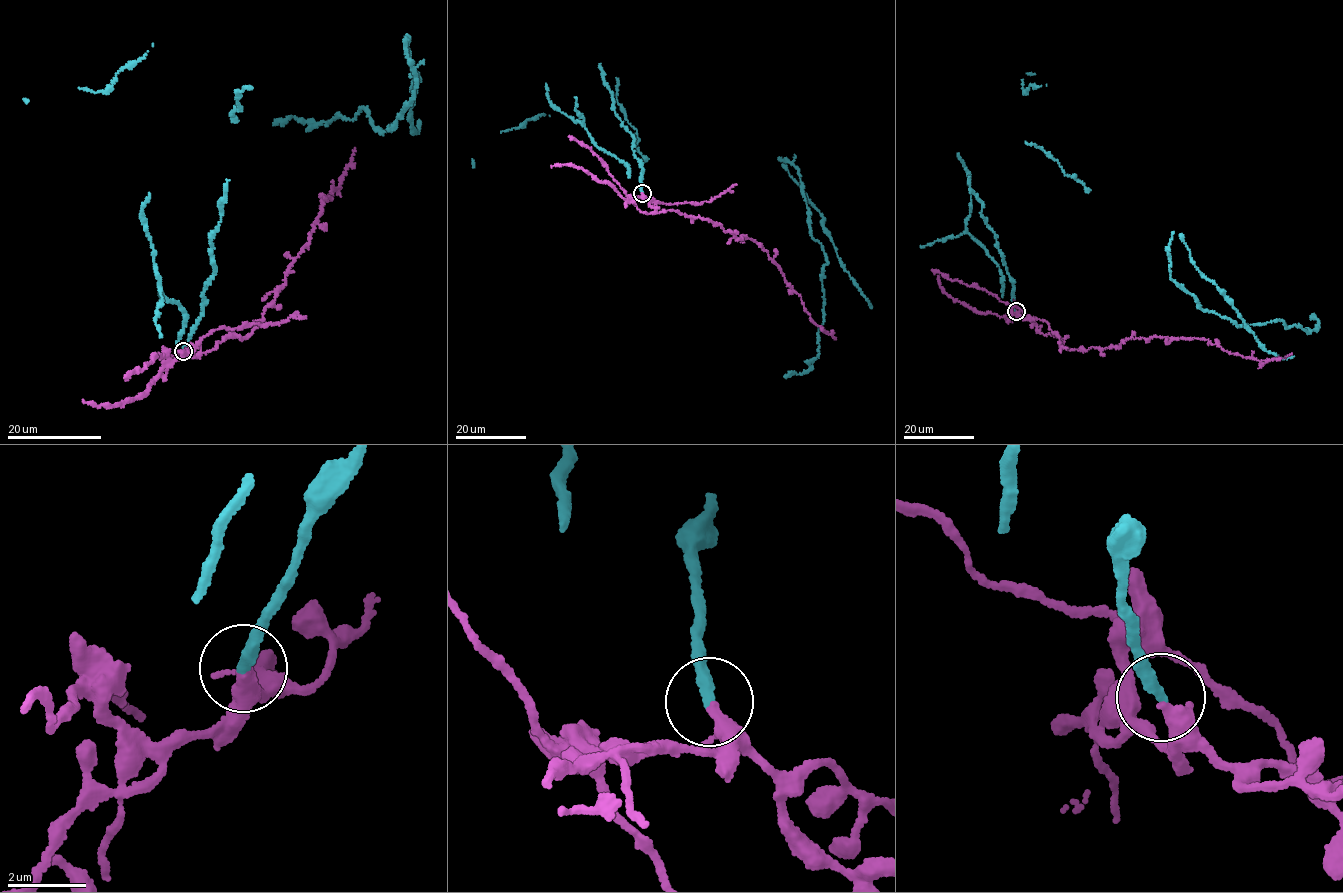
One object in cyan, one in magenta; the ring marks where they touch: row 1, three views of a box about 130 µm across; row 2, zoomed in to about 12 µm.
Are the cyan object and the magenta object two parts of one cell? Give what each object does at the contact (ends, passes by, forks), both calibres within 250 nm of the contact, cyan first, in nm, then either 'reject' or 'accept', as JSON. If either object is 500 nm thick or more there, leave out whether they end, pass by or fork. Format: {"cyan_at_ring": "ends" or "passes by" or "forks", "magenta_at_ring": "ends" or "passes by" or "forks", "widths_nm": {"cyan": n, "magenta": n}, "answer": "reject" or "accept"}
{"cyan_at_ring": "ends", "magenta_at_ring": "passes by", "widths_nm": {"cyan": 320, "magenta": 280}, "answer": "reject"}

